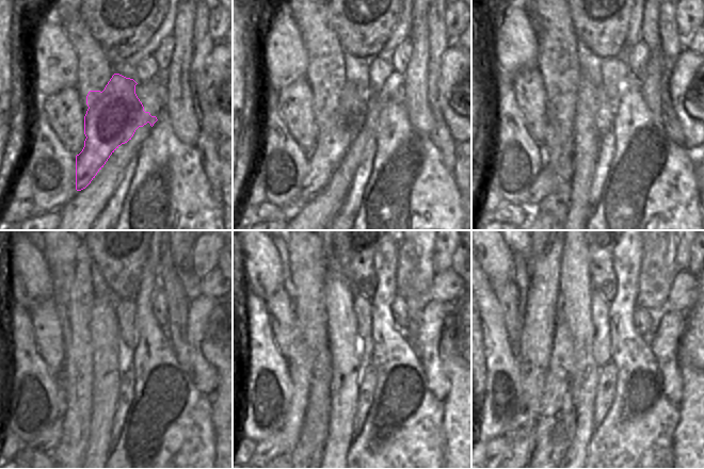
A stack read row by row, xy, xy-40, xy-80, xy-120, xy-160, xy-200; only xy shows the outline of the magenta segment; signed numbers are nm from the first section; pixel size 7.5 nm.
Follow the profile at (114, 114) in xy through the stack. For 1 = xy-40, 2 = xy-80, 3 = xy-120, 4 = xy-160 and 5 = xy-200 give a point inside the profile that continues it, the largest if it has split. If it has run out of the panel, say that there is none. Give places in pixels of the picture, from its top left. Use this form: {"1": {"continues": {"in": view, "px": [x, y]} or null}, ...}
{"1": {"continues": {"in": "xy-40", "px": [348, 109]}}, "2": {"continues": {"in": "xy-80", "px": [546, 182]}}, "3": {"continues": {"in": "xy-120", "px": [48, 440]}}, "4": {"continues": {"in": "xy-160", "px": [283, 442]}}, "5": {"continues": {"in": "xy-200", "px": [526, 437]}}}

